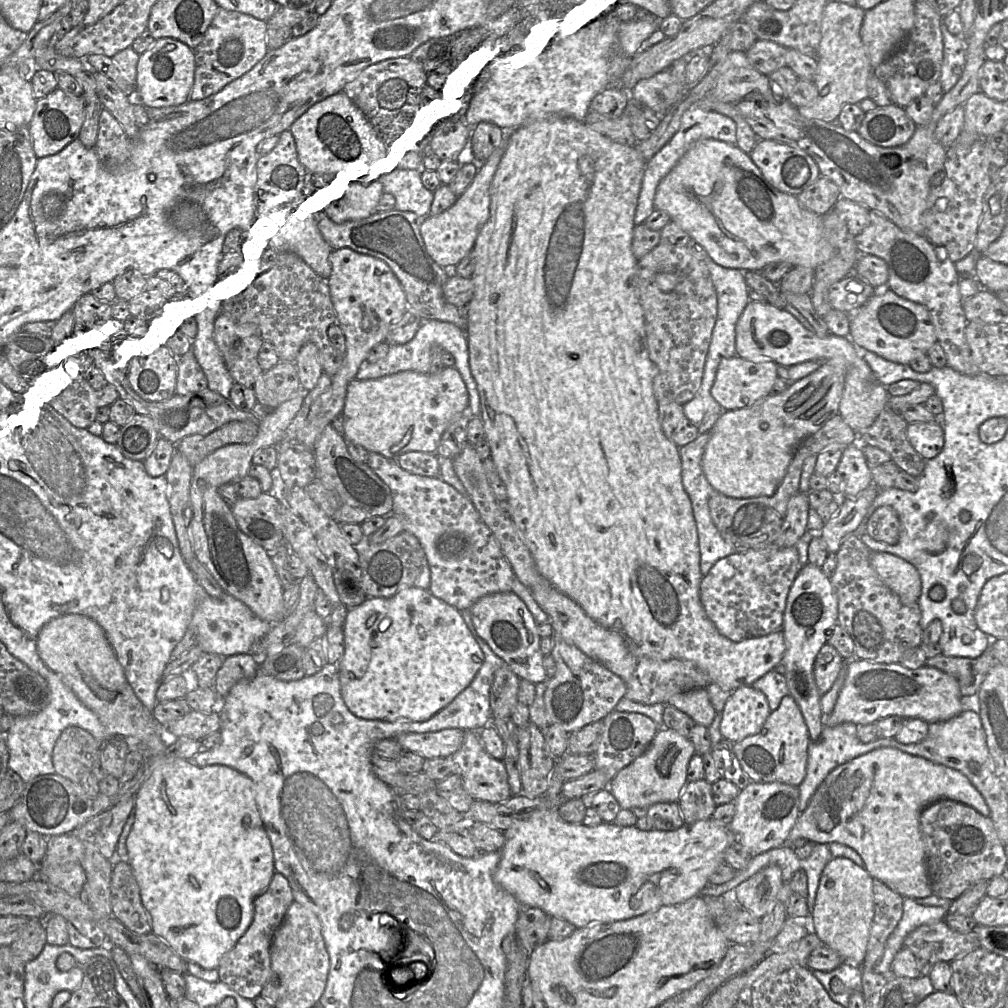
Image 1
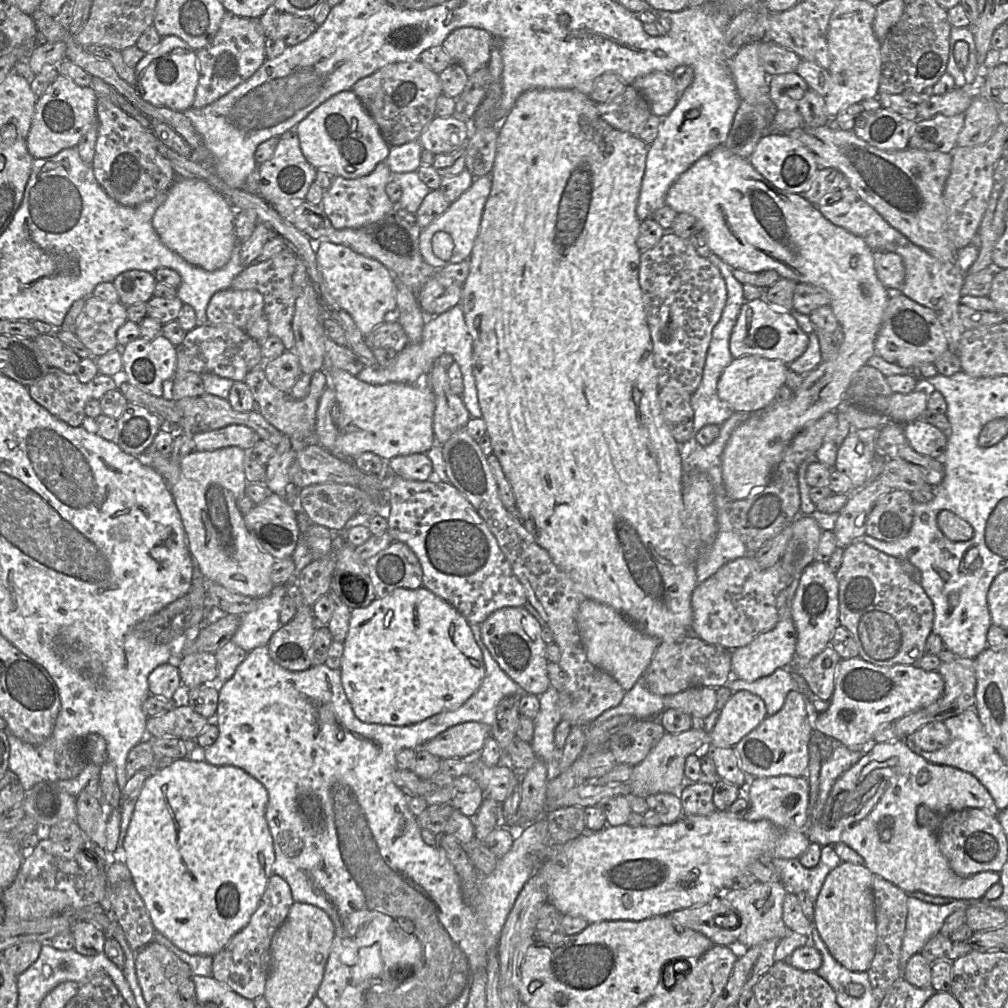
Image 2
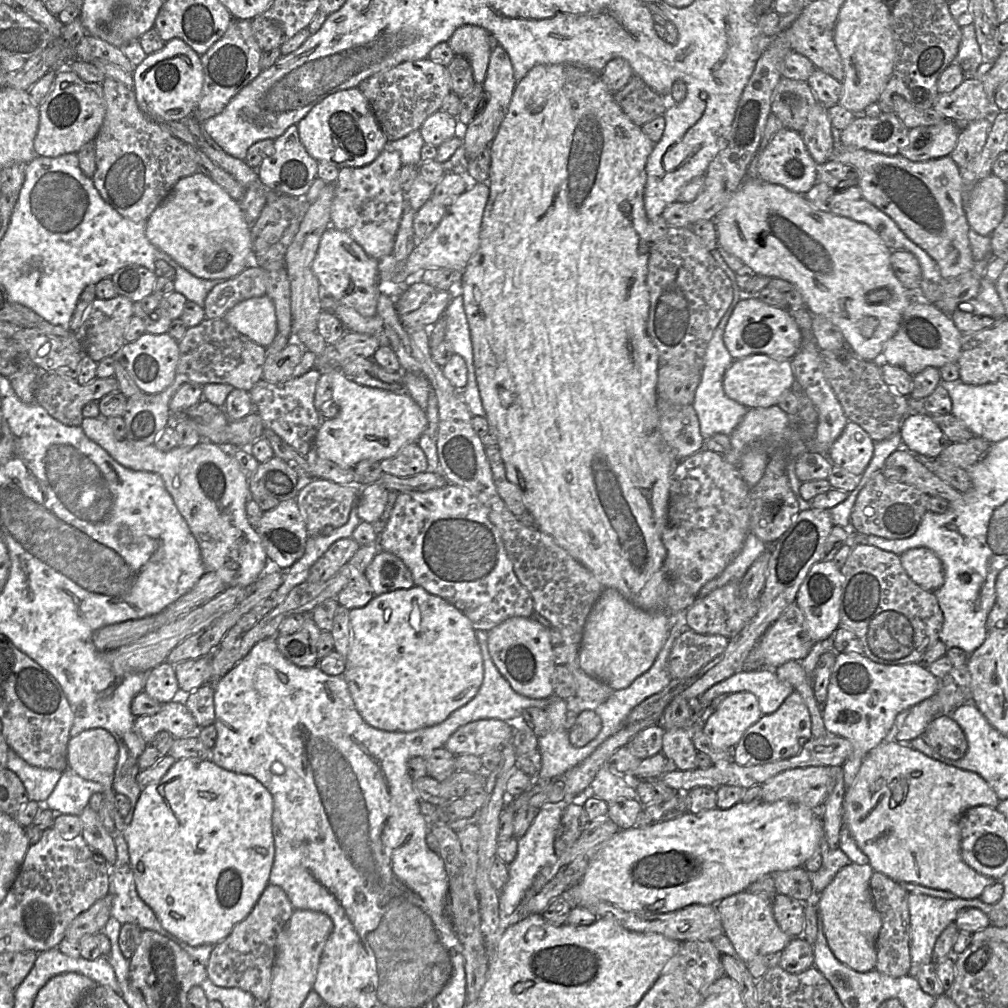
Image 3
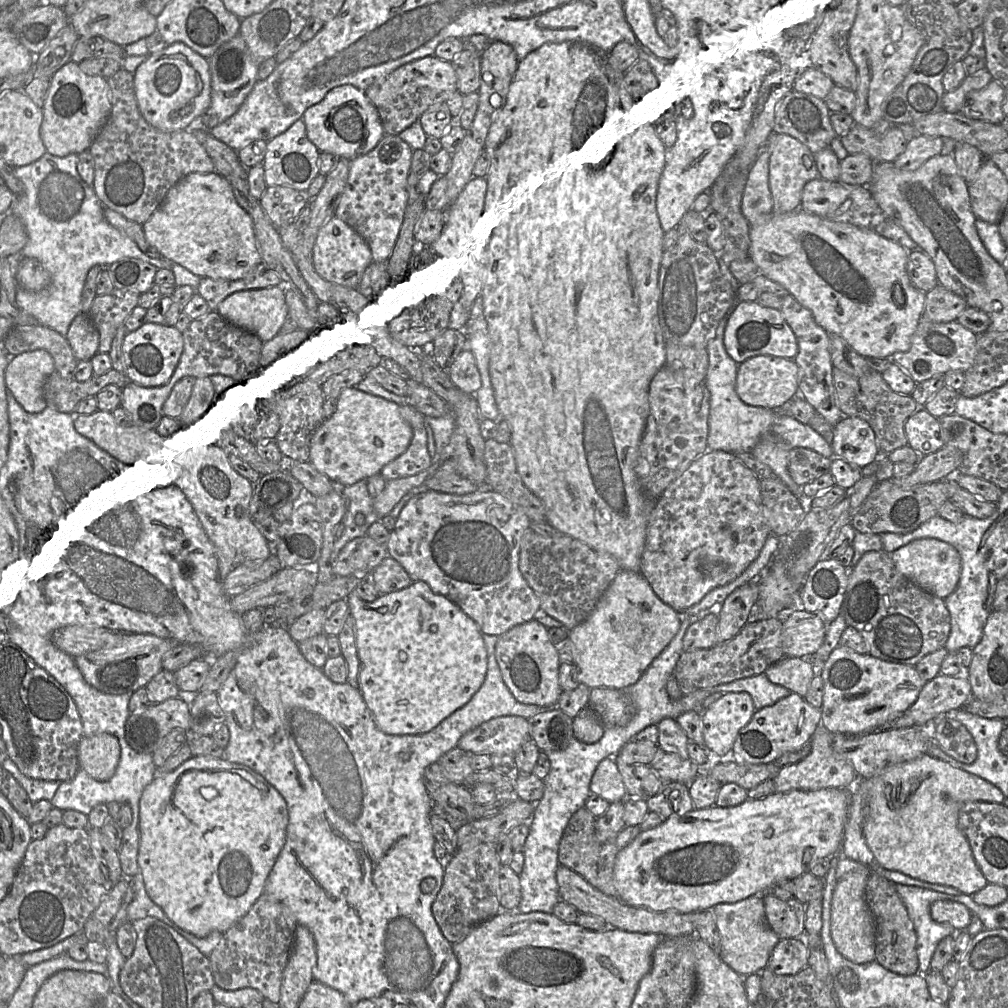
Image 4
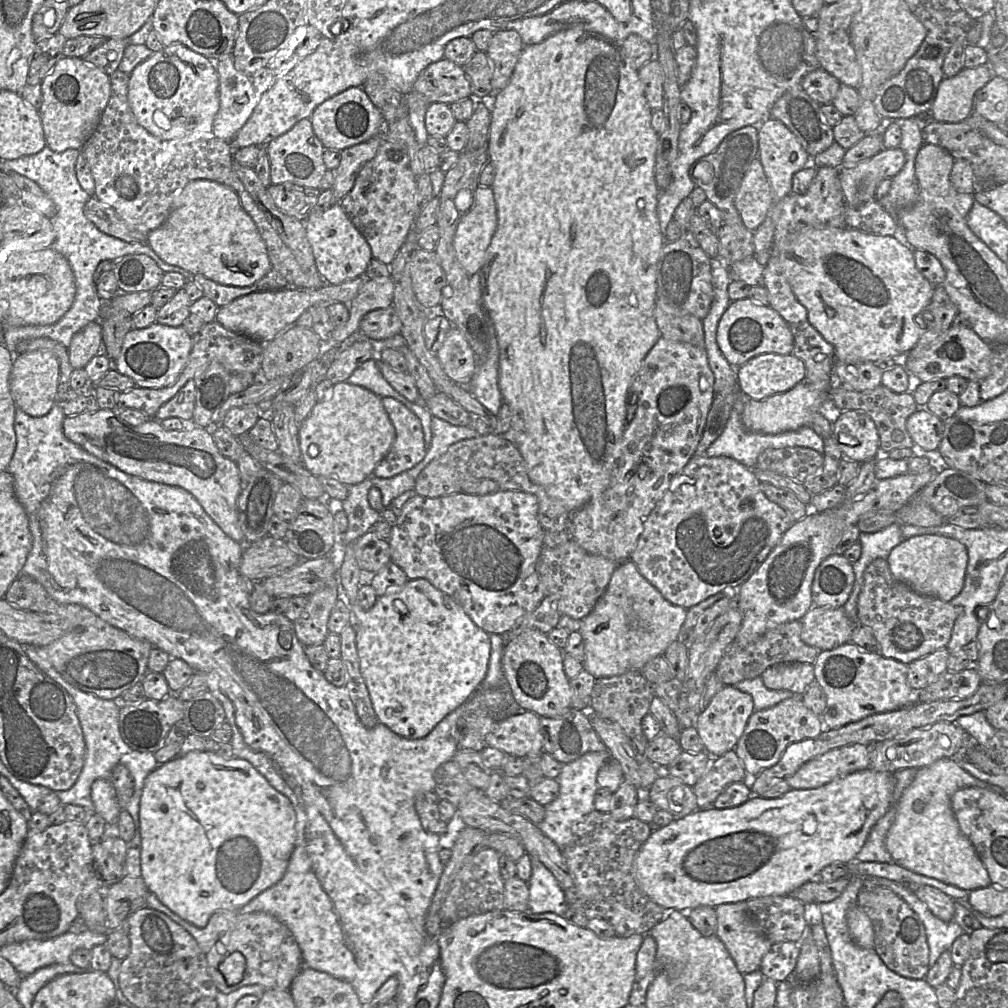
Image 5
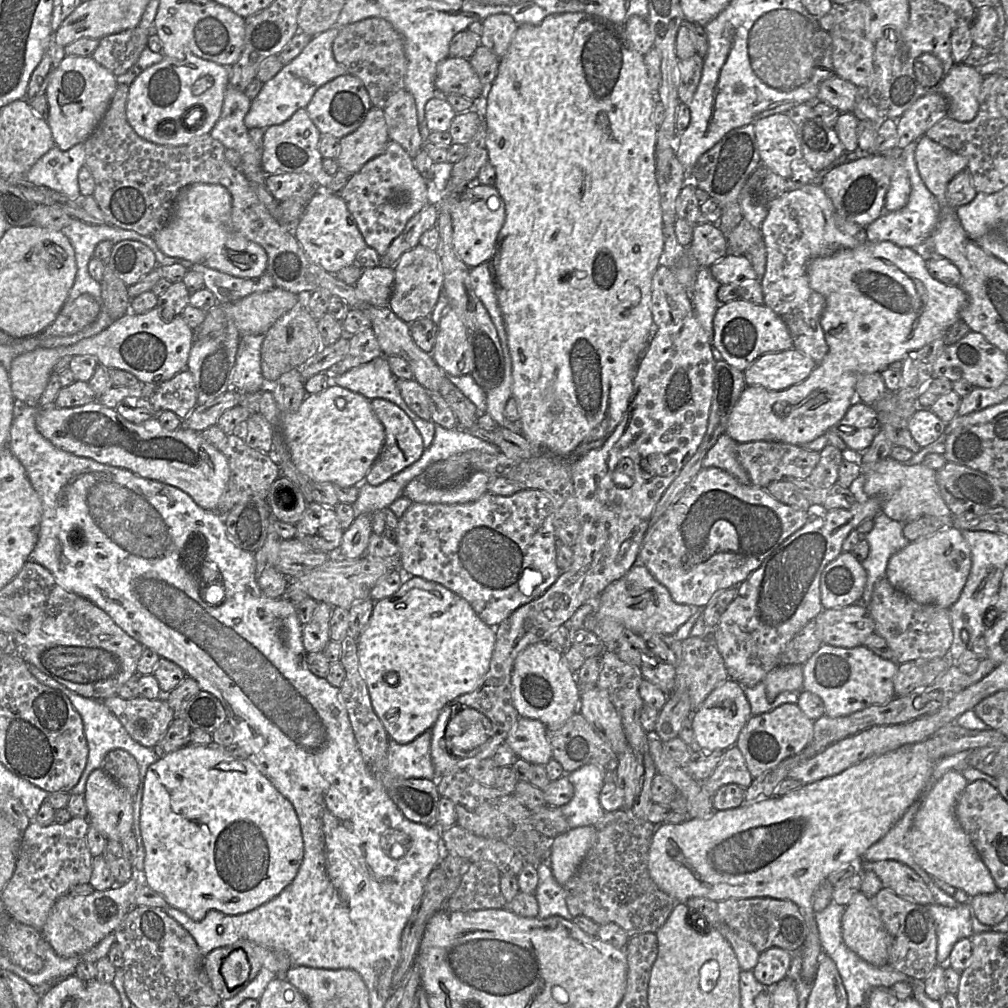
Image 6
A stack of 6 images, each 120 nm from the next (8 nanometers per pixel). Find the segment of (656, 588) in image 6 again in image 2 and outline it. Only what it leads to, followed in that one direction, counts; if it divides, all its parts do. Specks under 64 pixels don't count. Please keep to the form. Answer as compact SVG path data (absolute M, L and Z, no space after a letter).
M591 599L581 603L577 626L588 661L609 673L624 691L629 691L642 677L660 644L657 638L642 632L612 607Z

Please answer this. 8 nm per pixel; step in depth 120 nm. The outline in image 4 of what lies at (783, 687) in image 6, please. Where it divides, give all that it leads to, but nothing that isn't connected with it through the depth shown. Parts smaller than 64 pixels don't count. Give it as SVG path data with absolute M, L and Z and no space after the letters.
M785 657L770 665L764 673L772 683L804 697L817 669L809 659Z

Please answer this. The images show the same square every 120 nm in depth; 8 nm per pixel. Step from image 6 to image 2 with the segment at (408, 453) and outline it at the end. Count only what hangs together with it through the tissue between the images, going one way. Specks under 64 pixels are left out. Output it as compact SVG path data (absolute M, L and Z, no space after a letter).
M426 453L401 454L386 462L387 469L395 475L412 480L428 480L433 473L432 462Z

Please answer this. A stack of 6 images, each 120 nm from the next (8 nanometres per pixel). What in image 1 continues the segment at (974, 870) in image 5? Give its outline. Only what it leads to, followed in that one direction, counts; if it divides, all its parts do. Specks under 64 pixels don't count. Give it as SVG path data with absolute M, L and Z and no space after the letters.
M897 748L875 749L839 765L826 776L807 807L800 812L785 845L792 847L800 838L818 844L837 842L846 845L861 856L866 870L874 879L884 882L903 897L926 898L933 895L933 890L926 868L920 815L927 806L941 799L968 805L990 818L990 809L985 799L961 772Z

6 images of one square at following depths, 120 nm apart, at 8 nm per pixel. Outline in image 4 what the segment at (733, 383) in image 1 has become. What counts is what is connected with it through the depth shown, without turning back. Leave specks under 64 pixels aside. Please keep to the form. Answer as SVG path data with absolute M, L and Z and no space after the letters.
M757 355L738 364L736 392L743 402L769 409L781 408L795 396L799 396L799 367L794 359L773 355Z

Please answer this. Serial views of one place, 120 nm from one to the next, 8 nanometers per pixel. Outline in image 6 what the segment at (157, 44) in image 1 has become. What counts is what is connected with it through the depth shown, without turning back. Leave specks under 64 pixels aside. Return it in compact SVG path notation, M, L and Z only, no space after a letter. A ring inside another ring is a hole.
M190 55L183 59L164 57L161 62L145 69L129 85L126 103L127 120L138 136L157 145L177 147L194 142L204 135L210 135L212 128L218 121L222 112L225 91L229 86L229 79L230 67L225 67L198 56ZM194 107L201 107L205 112L204 120L197 128L192 128L195 125L187 124L184 121L186 112ZM166 121L174 122L175 130L171 134L163 135L160 133L159 127L164 129L165 126L162 124Z

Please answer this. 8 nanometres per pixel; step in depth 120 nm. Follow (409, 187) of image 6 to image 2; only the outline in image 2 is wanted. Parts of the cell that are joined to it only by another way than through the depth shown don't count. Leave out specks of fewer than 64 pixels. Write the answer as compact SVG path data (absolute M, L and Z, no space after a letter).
M386 162L379 163L368 175L346 179L336 176L331 186L325 190L321 206L336 229L360 228L377 222L395 208L388 198L385 187L391 181L391 171Z

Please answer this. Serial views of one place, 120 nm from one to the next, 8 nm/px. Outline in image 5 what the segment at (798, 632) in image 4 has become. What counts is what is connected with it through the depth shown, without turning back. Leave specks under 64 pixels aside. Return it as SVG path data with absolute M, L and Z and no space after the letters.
M813 606L800 620L801 639L819 651L832 650L850 642L855 625L843 607Z

